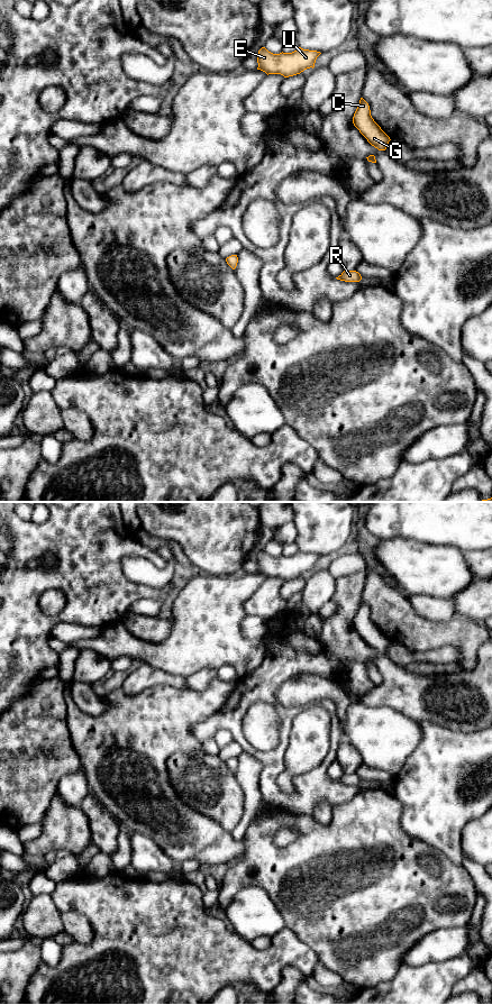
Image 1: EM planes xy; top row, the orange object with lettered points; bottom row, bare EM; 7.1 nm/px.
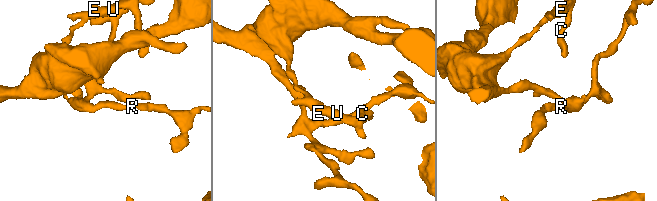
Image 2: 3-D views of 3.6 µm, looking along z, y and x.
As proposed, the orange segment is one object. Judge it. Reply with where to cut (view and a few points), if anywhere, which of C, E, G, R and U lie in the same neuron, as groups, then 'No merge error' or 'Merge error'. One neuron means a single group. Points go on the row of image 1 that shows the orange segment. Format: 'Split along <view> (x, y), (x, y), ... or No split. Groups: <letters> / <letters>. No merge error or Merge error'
No split. Groups: C E G R U. No merge error

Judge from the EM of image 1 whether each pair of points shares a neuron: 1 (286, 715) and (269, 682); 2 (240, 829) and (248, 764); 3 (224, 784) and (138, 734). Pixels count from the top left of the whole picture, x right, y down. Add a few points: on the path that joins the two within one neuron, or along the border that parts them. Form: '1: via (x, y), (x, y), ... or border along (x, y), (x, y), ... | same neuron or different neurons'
1: via (279, 707), (269, 696), (269, 690) | same neuron
2: via (248, 813), (248, 779) | same neuron
3: border along (198, 751), (173, 752), (166, 761), (169, 779) | different neurons

